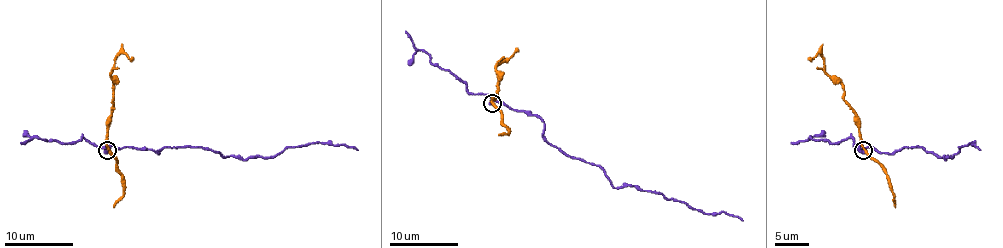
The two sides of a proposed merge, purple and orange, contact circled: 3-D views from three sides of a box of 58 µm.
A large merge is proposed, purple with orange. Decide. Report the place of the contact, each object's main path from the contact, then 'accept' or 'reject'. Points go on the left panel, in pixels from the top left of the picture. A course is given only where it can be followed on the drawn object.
(107, 150) | purple via (106, 149), (127, 146), (159, 153), (186, 146), (248, 160), (311, 143), (357, 149) | orange via (106, 149), (115, 59), (123, 54), (132, 57) | reject

